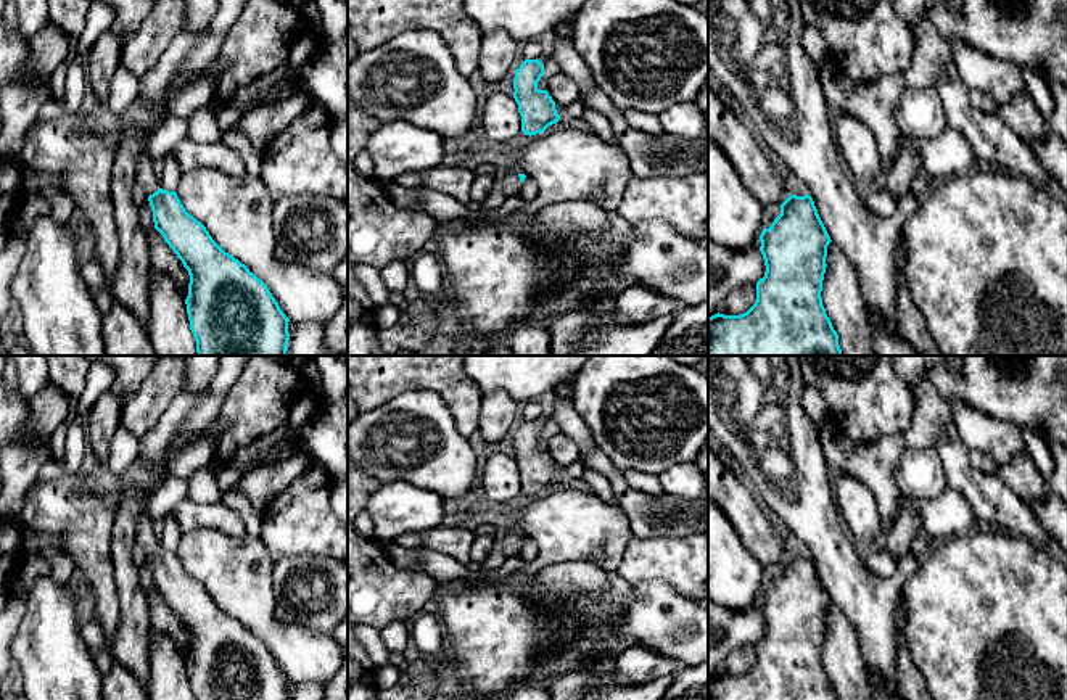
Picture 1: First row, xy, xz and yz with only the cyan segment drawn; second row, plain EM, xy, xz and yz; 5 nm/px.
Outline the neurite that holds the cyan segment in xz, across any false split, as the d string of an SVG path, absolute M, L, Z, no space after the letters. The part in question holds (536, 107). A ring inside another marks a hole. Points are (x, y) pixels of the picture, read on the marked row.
M536 58L525 60L513 77L513 98L521 116L521 132L529 137L544 132L549 126L560 121L555 101L549 92L538 89L542 76L544 64Z

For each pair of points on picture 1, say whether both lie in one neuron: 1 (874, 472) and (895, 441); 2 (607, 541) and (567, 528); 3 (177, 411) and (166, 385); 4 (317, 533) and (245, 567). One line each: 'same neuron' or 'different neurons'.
1: same neuron
2: same neuron
3: different neurons
4: different neurons

